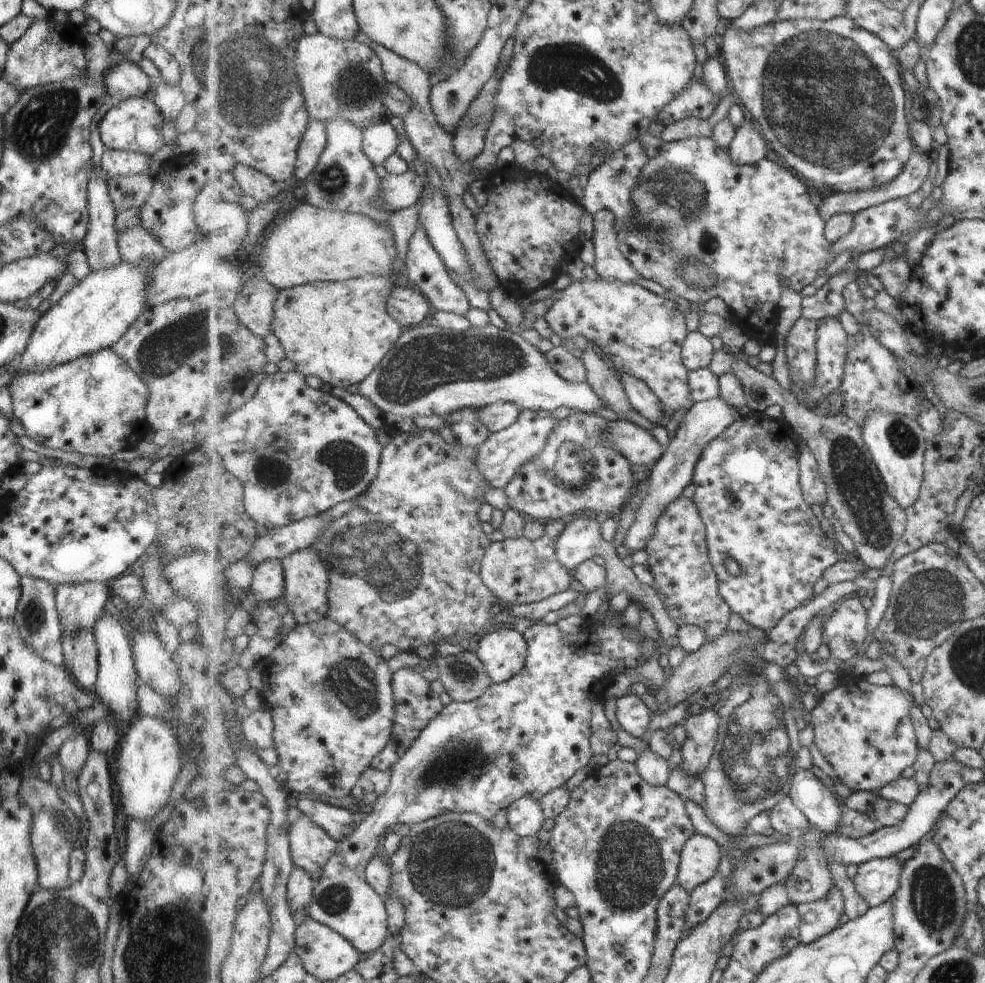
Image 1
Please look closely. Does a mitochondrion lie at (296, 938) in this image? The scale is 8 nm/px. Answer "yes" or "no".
no

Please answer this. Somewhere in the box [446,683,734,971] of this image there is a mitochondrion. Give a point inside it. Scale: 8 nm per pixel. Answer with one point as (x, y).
(629, 865)

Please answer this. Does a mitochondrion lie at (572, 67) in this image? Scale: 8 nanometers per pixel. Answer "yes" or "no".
yes

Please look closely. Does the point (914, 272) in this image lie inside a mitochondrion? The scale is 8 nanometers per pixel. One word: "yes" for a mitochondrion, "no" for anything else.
no

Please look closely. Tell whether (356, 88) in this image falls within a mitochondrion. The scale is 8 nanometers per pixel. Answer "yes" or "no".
yes

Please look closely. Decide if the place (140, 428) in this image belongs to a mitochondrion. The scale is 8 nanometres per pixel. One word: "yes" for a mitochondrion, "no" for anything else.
no

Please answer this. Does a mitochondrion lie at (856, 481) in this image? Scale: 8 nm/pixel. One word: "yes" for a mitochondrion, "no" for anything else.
yes

